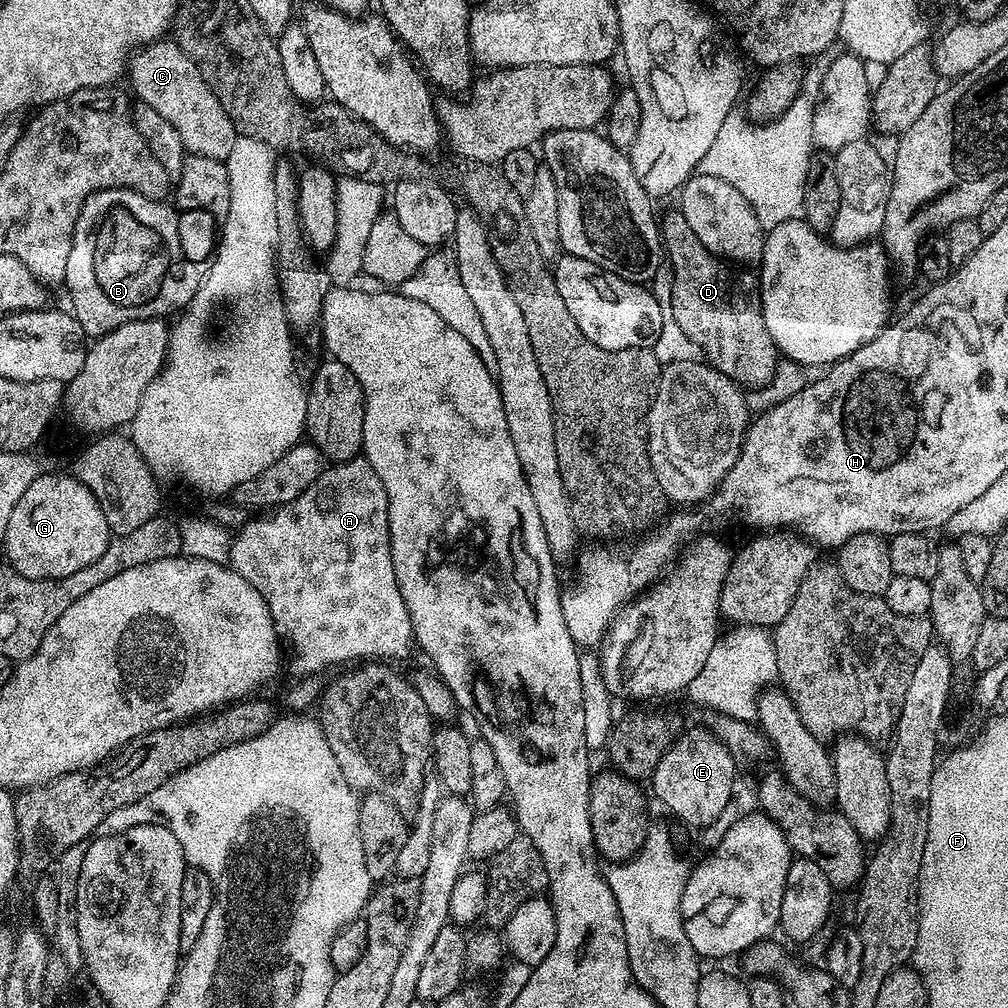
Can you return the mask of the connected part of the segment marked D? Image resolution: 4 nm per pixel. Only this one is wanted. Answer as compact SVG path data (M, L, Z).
M683 218L663 221L662 248L672 270L670 316L676 319L681 334L711 367L741 389L770 383L776 376L778 353L770 330L766 330L759 279L748 270L739 272L739 267L729 266L708 250Z

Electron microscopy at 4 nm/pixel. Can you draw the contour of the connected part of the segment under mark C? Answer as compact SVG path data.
M164 43L149 44L131 57L132 88L140 95L137 96L139 103L149 104L158 110L158 114L162 114L162 118L178 130L185 153L227 161L238 135L236 127L206 86L202 74L198 74L194 62L190 62L190 58L186 58L184 51L175 43Z

